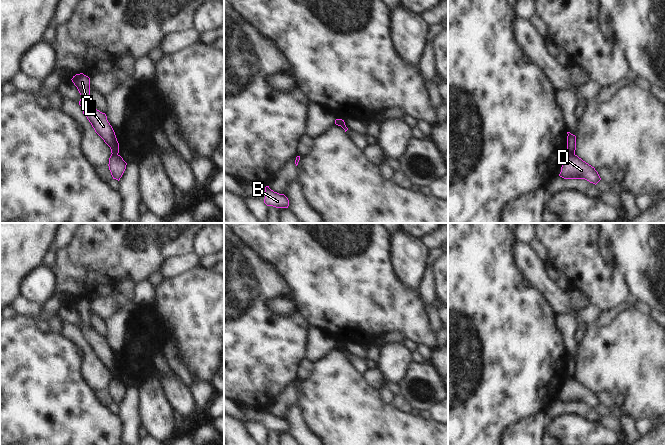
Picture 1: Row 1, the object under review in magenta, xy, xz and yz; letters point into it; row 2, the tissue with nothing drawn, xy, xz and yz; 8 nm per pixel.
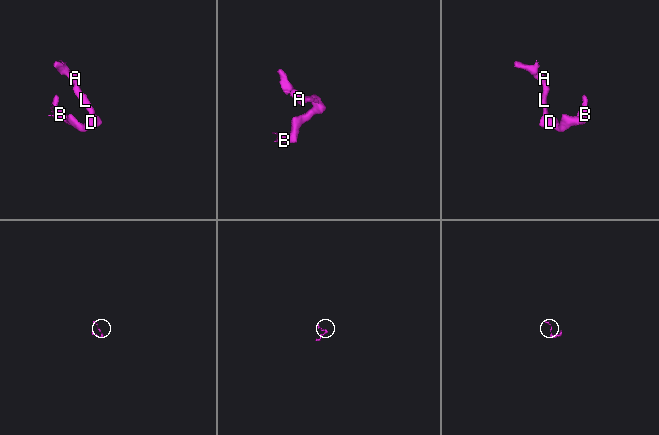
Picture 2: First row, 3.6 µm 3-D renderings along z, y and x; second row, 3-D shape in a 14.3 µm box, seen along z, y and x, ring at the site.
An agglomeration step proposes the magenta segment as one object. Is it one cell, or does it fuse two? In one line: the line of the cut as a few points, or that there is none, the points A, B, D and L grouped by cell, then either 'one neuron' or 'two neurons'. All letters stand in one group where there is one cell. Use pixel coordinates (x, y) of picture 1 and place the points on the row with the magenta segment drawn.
cut yz (568, 153), (574, 154); groups A L / B D; two neurons

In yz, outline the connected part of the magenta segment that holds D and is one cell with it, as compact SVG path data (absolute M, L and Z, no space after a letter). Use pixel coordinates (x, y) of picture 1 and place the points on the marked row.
M567 154L559 176L564 179L585 179L595 185L601 180L595 168L575 154Z

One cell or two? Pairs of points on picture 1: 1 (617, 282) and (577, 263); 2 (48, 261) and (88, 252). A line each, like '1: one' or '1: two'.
1: one
2: two

